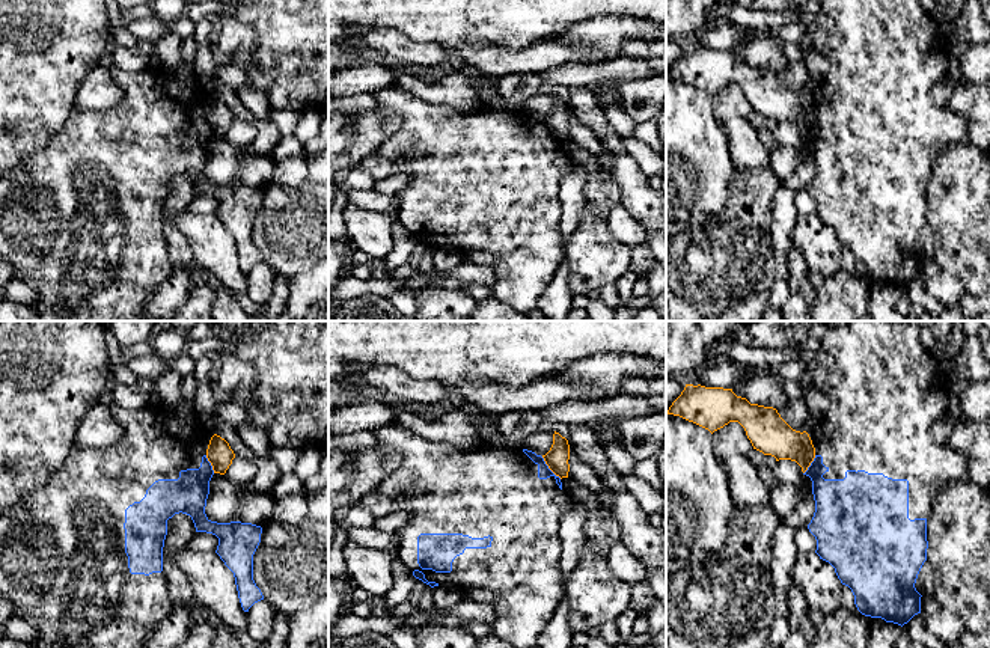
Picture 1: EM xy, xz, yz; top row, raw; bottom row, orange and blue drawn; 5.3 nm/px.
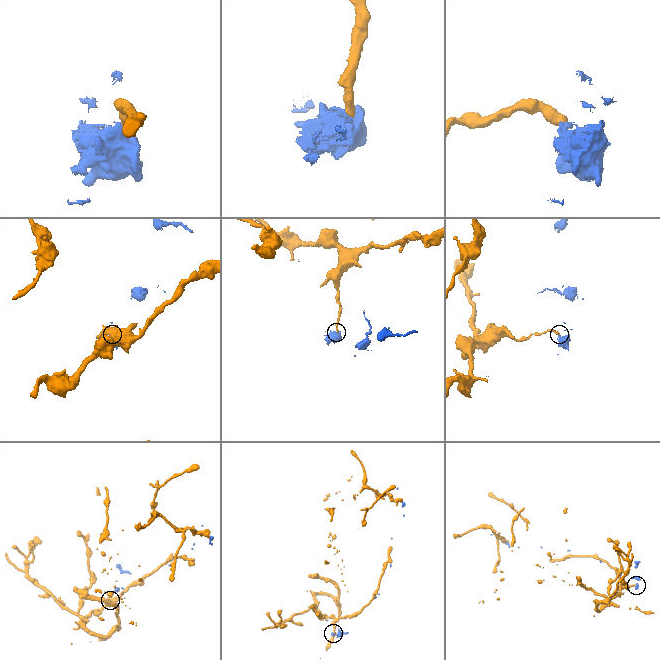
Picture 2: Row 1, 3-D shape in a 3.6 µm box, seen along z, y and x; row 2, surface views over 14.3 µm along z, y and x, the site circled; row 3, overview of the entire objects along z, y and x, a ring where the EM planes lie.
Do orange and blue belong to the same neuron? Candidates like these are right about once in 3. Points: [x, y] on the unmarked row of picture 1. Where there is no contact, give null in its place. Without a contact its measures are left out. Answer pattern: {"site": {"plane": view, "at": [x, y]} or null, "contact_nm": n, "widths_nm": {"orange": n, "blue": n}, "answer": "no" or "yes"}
{"site": {"plane": "xz", "at": [550, 131]}, "contact_nm": 160, "widths_nm": {"orange": 120, "blue": 70}, "answer": "no"}

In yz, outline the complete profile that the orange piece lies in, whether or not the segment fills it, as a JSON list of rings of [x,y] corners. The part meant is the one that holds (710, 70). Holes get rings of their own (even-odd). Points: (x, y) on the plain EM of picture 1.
[[[686,47],[668,77],[693,84],[711,96],[729,84],[738,84],[753,112],[776,124],[796,124],[803,136],[815,121],[815,110],[806,93],[793,92],[776,71],[750,66],[732,51]]]

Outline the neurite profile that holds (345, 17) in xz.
[[[328,0],[328,45],[356,45],[356,33],[393,29],[417,42],[434,42],[446,50],[461,42],[518,50],[552,41],[597,18],[665,23],[666,0]]]

